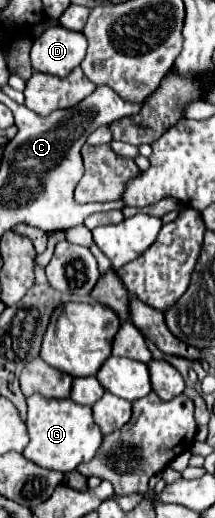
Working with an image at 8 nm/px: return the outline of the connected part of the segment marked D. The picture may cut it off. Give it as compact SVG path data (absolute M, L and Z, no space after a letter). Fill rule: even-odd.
M50 26L42 36L34 40L30 62L36 72L68 76L86 54L86 38L82 32L66 30L62 26Z

